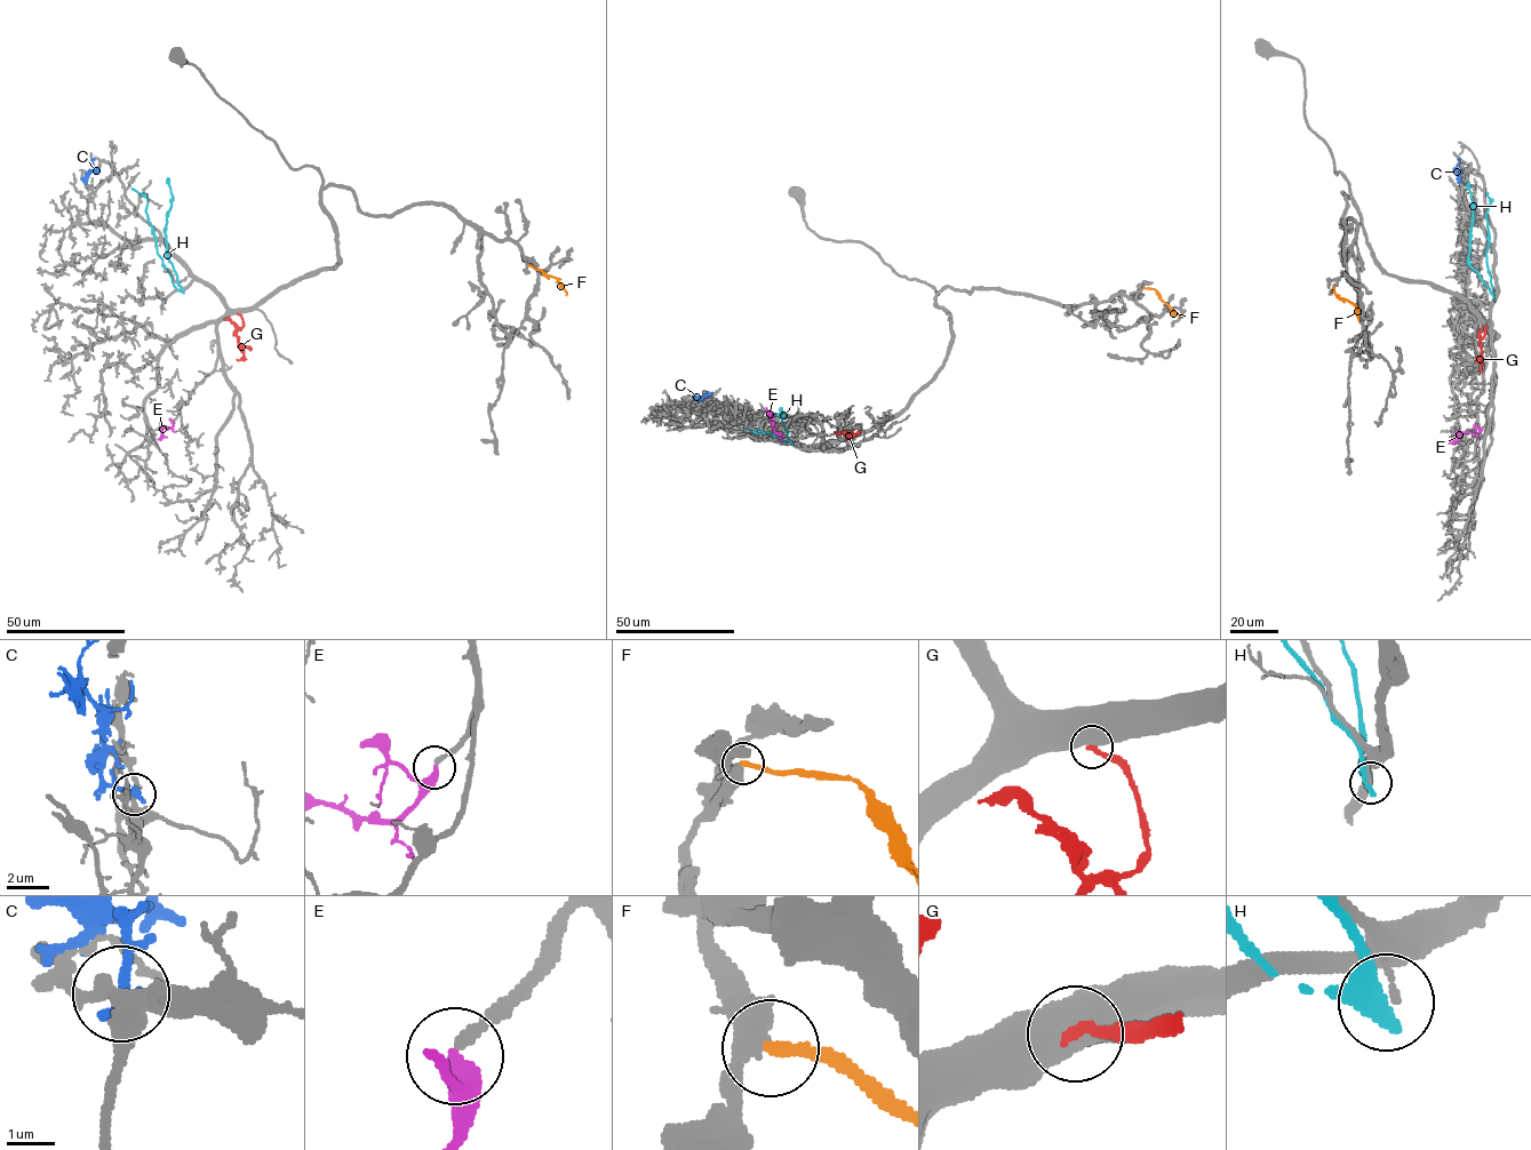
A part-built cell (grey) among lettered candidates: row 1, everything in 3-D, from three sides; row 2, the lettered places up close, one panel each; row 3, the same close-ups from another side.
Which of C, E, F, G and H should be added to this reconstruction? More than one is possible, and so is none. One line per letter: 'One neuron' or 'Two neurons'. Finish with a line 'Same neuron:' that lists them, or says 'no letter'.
C: Two neurons
E: One neuron
F: Two neurons
G: Two neurons
H: Two neurons
Same neuron: E

